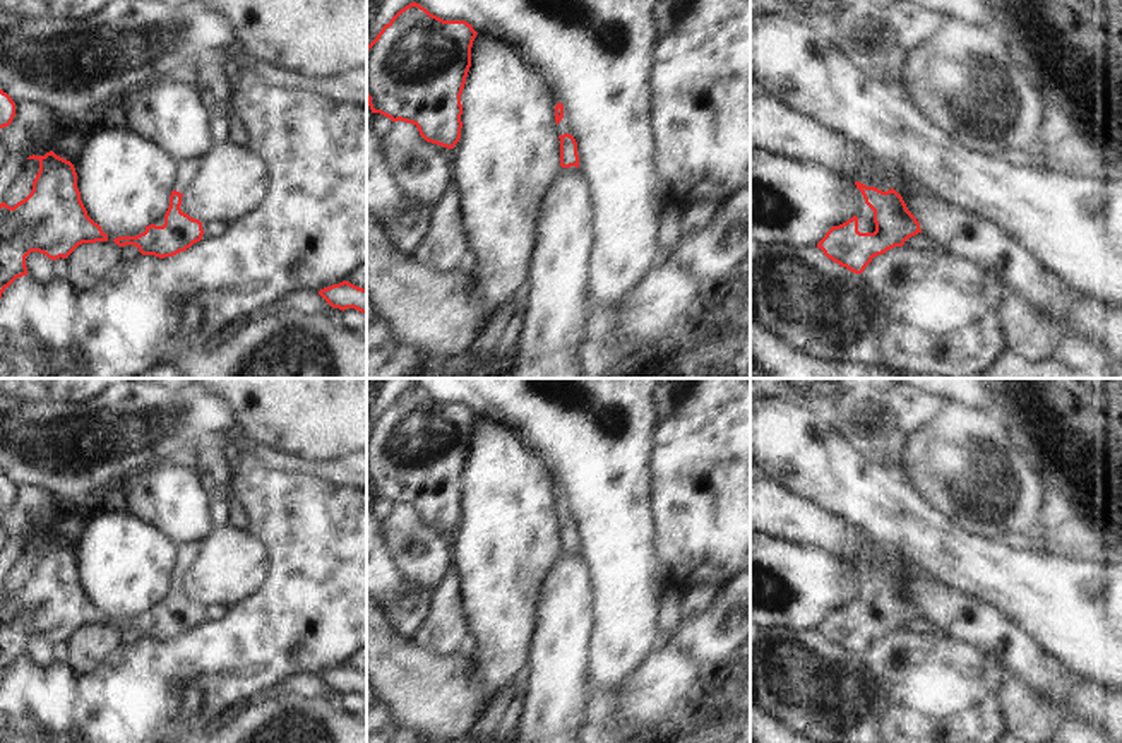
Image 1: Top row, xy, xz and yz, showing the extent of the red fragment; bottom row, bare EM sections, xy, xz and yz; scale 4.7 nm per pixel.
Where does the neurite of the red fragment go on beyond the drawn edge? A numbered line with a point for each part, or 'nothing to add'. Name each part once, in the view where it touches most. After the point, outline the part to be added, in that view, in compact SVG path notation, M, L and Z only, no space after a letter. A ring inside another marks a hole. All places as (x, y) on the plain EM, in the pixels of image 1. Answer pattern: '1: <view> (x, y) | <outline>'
1: yz (883, 565) | M860 556L860 558L856 560L856 565L860 565L860 567L863 567L863 568L867 568L867 570L875 570L875 572L879 572L879 574L882 574L882 575L887 575L887 574L892 572L896 562L894 562L894 560L887 560L887 558L884 558L884 556L877 556L877 558L874 558L874 560L870 560L870 558L867 558L867 556Z

